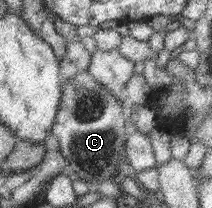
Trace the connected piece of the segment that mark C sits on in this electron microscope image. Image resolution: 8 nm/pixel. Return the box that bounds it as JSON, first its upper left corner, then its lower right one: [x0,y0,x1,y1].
[50,70,125,187]

